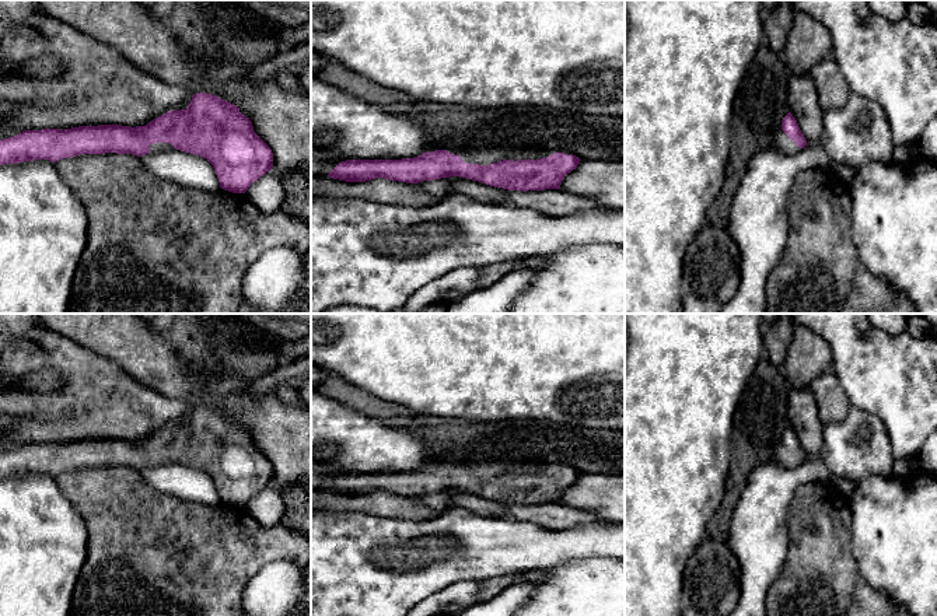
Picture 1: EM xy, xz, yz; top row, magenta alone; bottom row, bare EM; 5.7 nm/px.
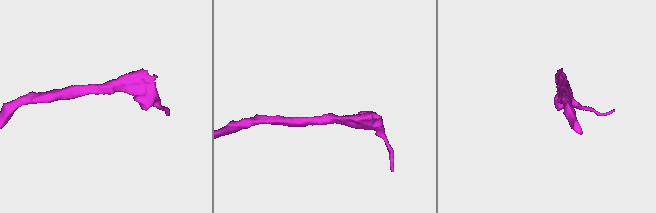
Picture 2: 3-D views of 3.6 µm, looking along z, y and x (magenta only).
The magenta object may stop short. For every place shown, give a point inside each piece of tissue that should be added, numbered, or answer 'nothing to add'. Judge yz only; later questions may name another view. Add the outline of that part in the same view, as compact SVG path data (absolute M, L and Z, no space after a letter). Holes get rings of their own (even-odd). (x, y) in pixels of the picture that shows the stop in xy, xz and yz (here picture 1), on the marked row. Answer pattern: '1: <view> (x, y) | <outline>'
1: yz (782, 142) | M780 129L775 134L775 144L773 147L782 150L783 153L793 155L797 154L801 148Z

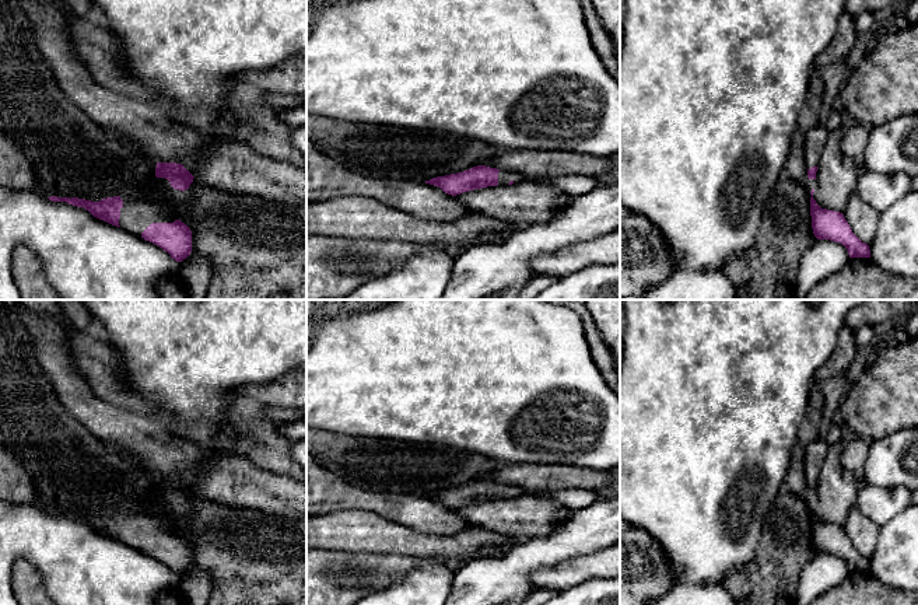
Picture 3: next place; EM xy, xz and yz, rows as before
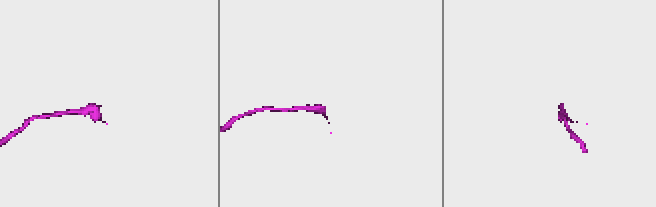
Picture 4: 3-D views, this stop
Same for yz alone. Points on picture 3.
1: yz (815, 139) | M817 125L805 134L805 162L806 168L819 165L819 160L827 141L828 130L826 126Z

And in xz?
1: xz (504, 177) | M500 171L498 172L498 185L508 185L511 181L514 183L519 183L525 179L528 179L528 176L518 174L518 172L509 172L509 171Z

